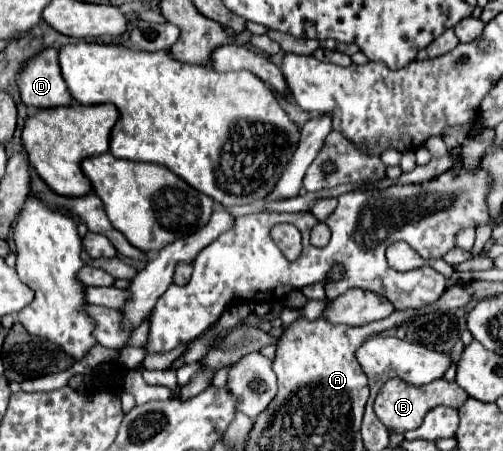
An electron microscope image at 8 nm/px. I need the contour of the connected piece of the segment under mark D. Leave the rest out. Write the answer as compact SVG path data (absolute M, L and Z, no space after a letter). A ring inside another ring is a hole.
M47 48L27 62L25 70L19 76L19 90L21 90L23 104L29 108L57 108L57 106L67 106L73 102L71 92L67 90L67 84L61 76L59 58L57 58L55 48Z

